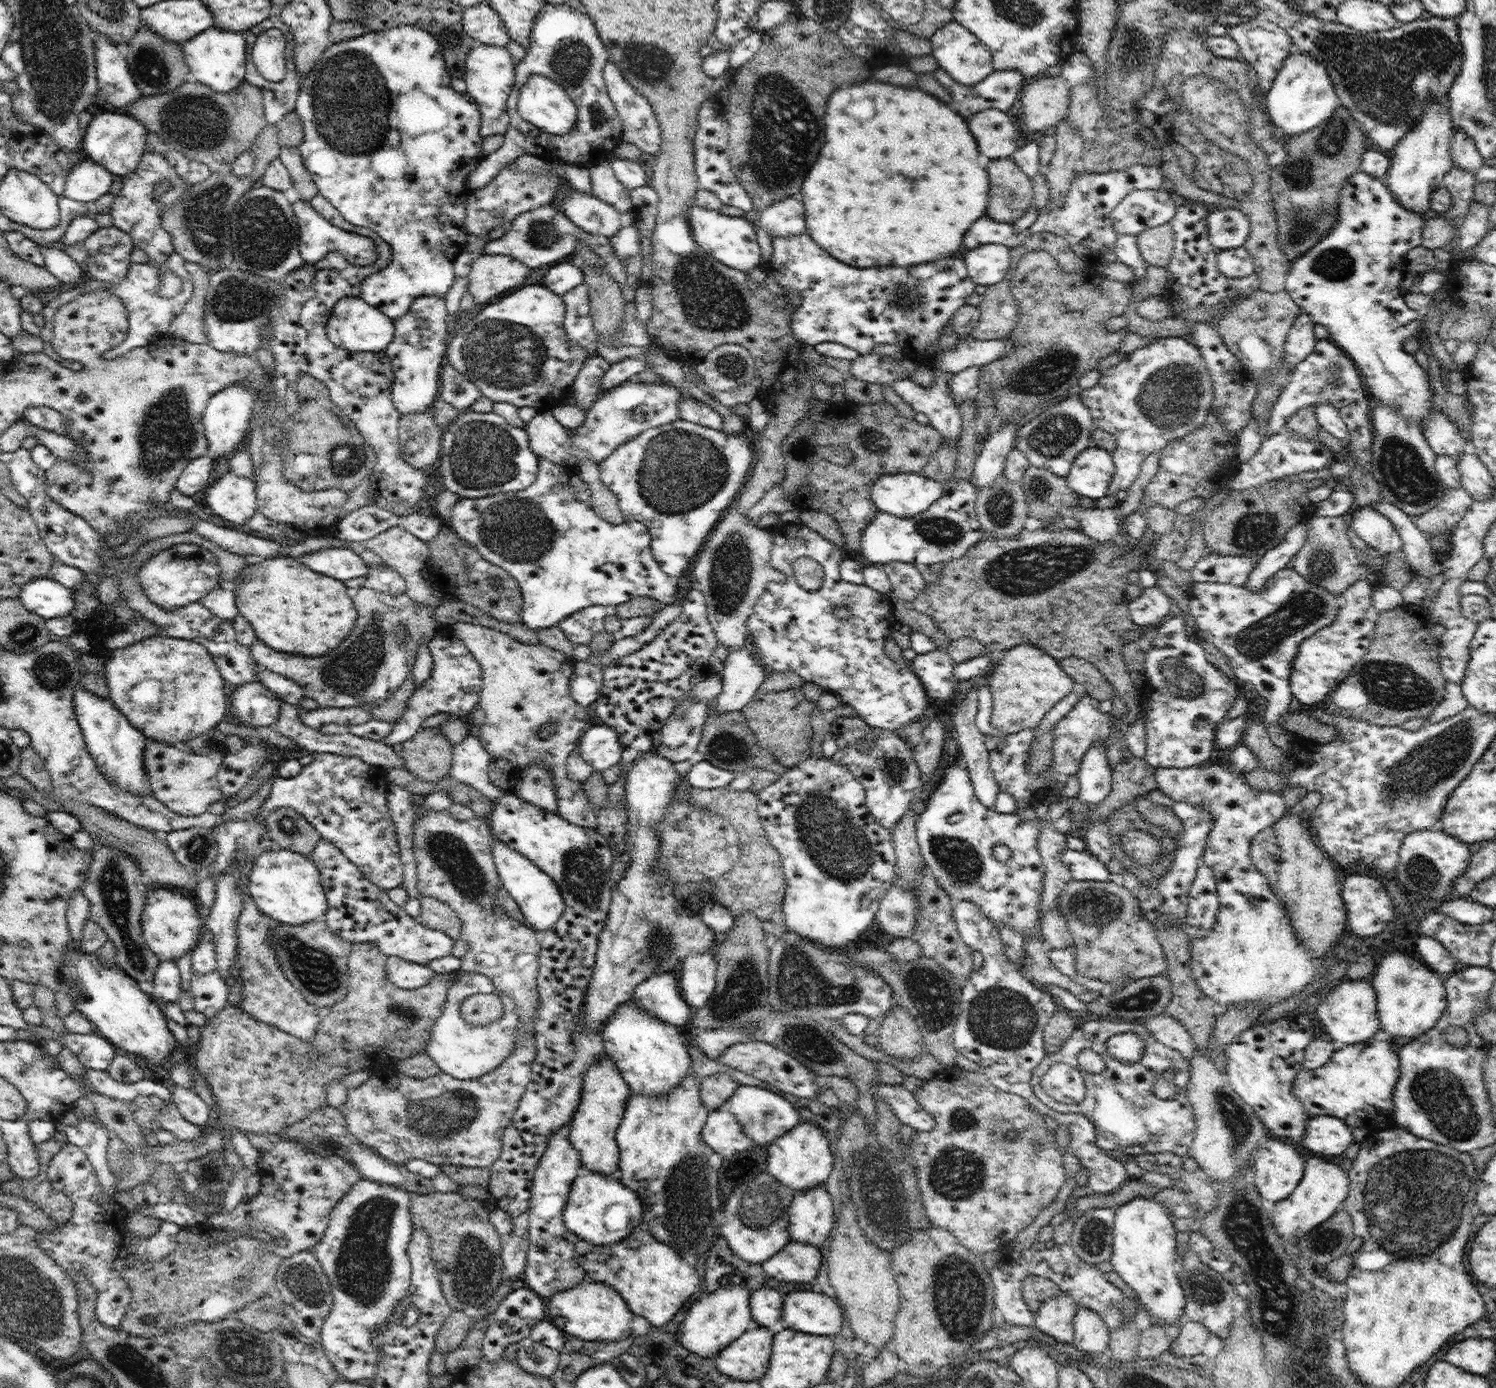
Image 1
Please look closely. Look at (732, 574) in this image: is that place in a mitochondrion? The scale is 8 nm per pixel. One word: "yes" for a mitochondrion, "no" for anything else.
yes

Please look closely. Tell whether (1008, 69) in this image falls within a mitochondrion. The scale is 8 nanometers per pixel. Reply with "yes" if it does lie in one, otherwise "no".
no

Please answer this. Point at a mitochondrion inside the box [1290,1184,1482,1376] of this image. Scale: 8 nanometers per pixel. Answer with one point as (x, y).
(1325, 1240)

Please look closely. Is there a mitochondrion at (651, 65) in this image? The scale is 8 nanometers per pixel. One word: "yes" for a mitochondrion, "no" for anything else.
yes

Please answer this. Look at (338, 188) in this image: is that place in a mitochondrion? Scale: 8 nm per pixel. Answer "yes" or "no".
no

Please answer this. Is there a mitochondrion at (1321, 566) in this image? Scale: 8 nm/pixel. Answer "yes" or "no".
yes

